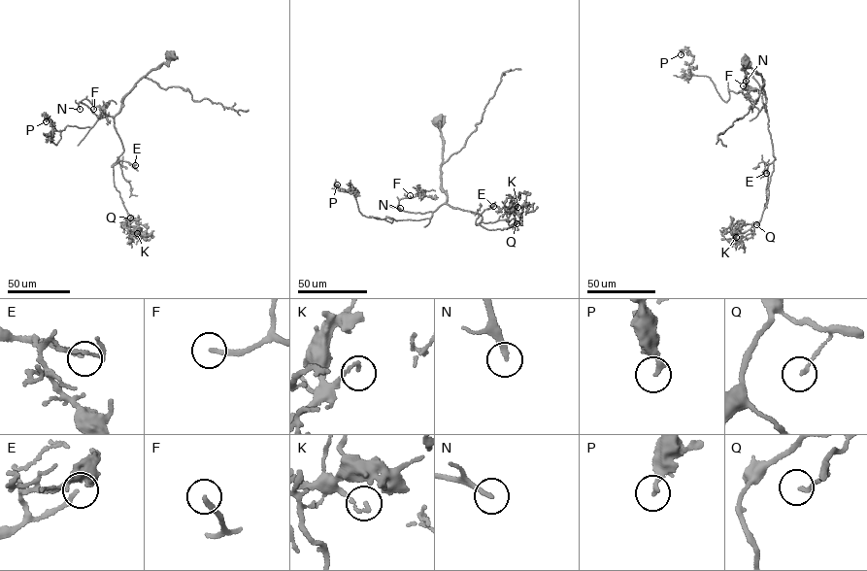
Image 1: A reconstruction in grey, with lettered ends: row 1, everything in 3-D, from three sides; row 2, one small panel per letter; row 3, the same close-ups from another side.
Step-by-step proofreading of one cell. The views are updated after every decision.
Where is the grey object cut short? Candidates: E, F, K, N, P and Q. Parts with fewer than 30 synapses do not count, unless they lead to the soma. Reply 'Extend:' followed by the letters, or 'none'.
Extend: E, F, N

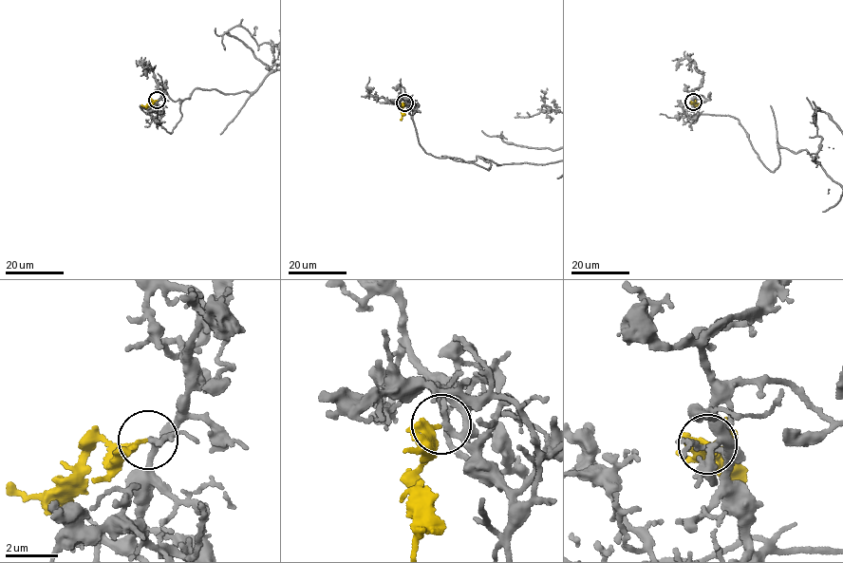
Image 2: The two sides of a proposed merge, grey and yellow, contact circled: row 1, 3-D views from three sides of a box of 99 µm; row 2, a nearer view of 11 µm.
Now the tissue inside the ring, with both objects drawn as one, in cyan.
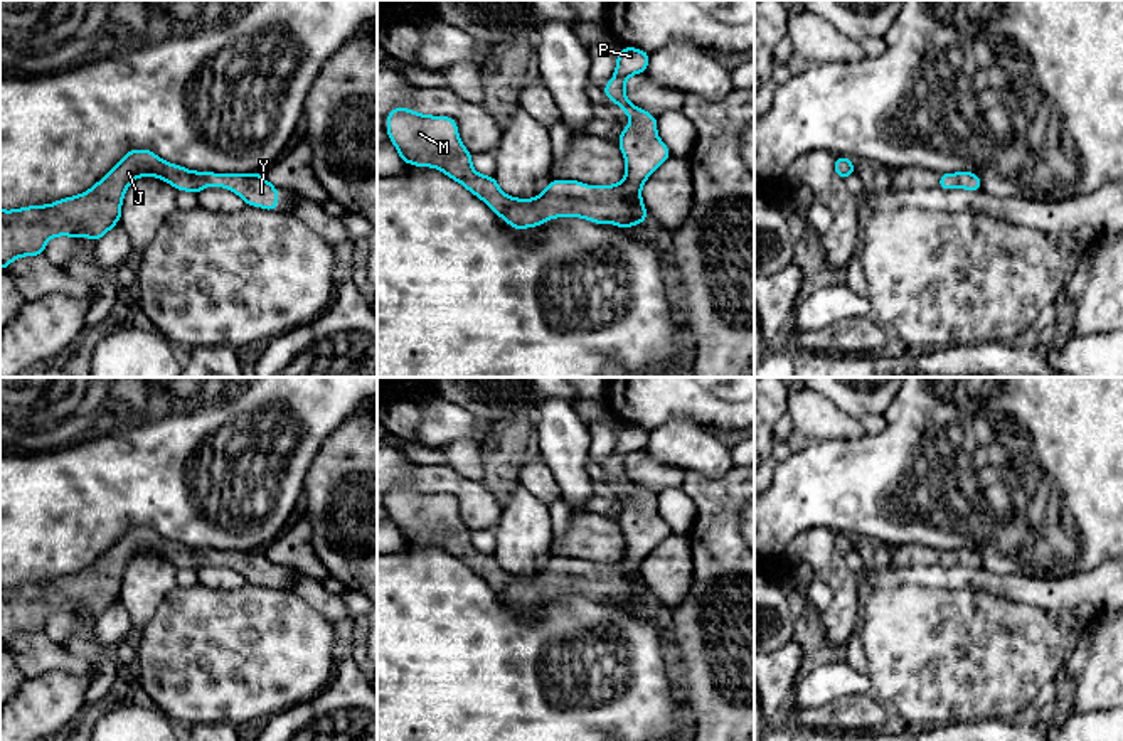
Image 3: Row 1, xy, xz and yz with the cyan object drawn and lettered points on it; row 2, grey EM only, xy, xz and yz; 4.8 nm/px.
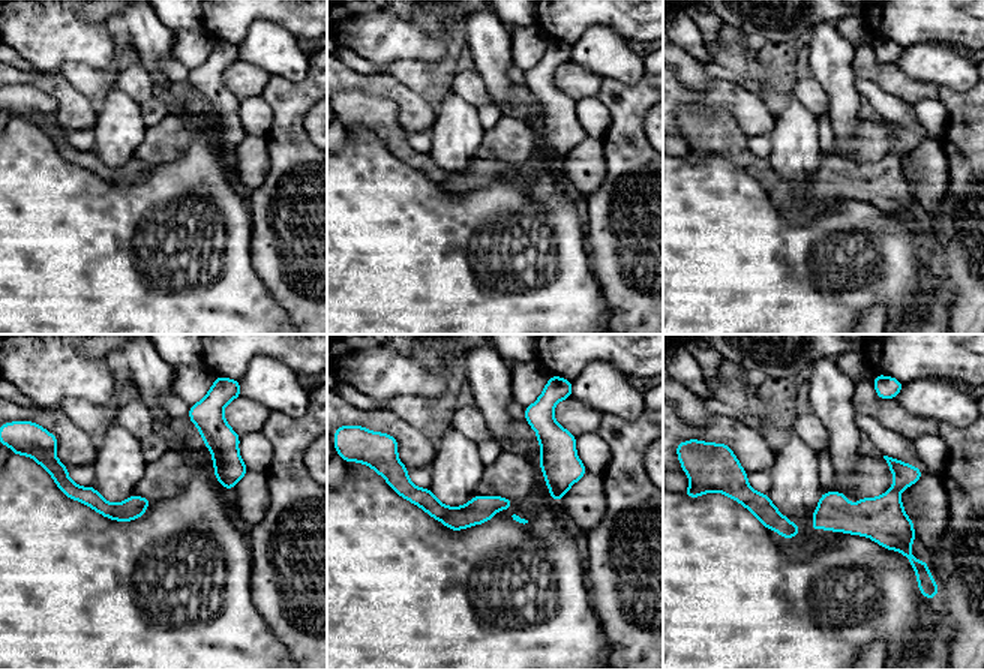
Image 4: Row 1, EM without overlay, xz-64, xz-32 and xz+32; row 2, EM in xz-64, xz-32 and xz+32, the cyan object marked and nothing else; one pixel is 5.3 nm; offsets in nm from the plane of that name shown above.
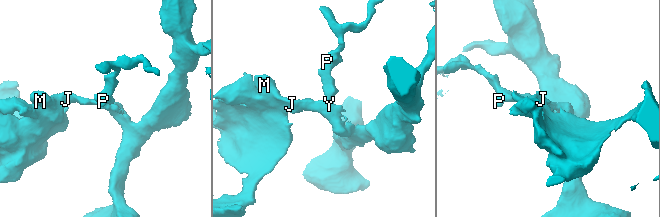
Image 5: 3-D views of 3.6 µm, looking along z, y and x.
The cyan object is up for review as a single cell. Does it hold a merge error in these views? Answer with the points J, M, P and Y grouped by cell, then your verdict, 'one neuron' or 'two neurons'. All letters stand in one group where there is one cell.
J M P Y; one neuron

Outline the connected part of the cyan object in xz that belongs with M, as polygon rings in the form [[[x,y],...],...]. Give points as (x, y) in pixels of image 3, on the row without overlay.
[[[623,424],[618,431],[616,448],[613,456],[604,461],[604,472],[615,478],[631,497],[631,504],[621,507],[618,522],[626,539],[626,552],[616,562],[588,564],[576,557],[551,557],[549,564],[535,576],[514,576],[503,571],[493,554],[480,552],[471,544],[471,530],[463,524],[458,514],[456,498],[450,493],[419,492],[407,485],[392,485],[387,493],[389,517],[397,524],[399,536],[416,544],[436,544],[453,557],[465,562],[473,573],[487,579],[487,583],[514,606],[535,605],[549,600],[551,594],[576,593],[598,601],[618,601],[628,606],[631,601],[641,601],[648,591],[641,579],[641,562],[672,530],[665,520],[657,514],[657,495],[636,483],[633,483],[625,472],[625,458],[638,450],[645,450],[650,431]]]

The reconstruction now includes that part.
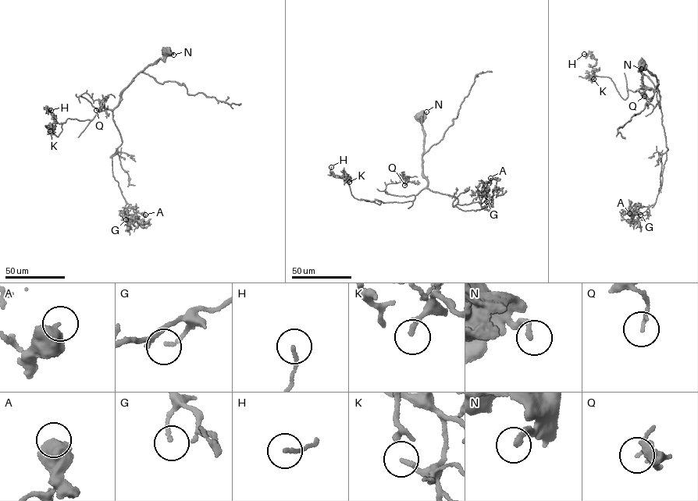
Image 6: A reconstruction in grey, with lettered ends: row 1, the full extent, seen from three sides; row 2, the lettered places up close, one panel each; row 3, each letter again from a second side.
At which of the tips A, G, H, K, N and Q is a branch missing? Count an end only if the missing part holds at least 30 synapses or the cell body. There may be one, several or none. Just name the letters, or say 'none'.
none

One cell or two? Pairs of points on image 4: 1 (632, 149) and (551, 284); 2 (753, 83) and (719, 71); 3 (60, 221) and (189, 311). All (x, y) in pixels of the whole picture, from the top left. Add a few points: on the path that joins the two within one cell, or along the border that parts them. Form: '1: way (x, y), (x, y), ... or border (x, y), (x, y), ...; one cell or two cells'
1: border (585, 224), (585, 246), (590, 260); two cells
2: way (744, 78), (735, 78), (728, 74); one cell
3: way (92, 252), (150, 311), (158, 311); one cell

